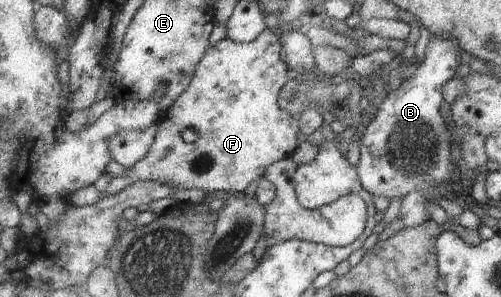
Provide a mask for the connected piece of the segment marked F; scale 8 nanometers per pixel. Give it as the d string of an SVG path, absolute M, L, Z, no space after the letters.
M266 28L253 42L240 43L226 37L210 46L198 62L195 80L185 89L184 95L172 105L172 109L163 110L147 156L133 168L128 168L125 176L112 178L105 187L106 195L116 195L142 180L178 189L244 194L252 181L258 183L258 179L264 177L270 165L290 158L299 146L301 129L297 117L284 111L278 103L282 88L289 82L289 65L280 57L282 50L279 32L270 28Z

